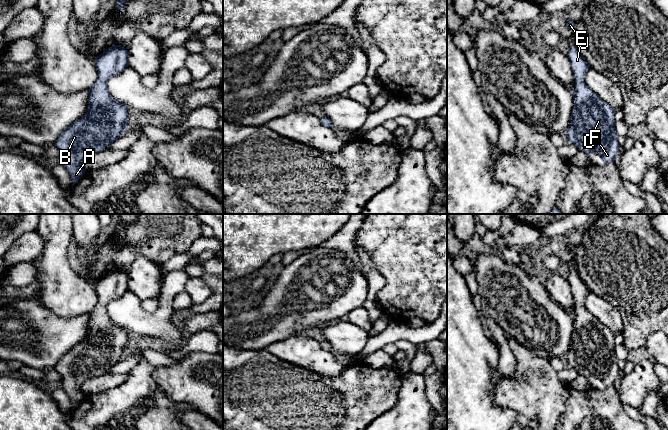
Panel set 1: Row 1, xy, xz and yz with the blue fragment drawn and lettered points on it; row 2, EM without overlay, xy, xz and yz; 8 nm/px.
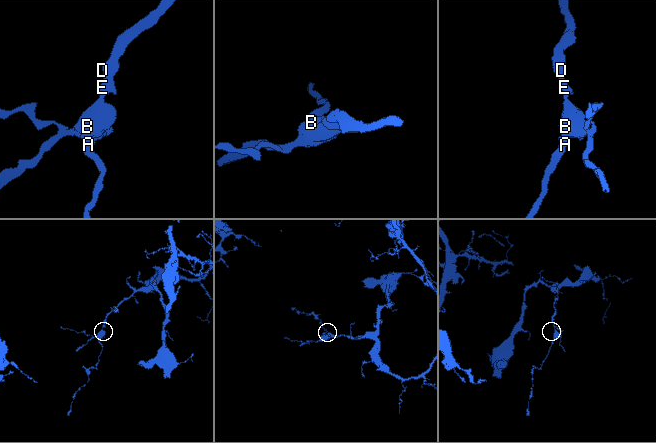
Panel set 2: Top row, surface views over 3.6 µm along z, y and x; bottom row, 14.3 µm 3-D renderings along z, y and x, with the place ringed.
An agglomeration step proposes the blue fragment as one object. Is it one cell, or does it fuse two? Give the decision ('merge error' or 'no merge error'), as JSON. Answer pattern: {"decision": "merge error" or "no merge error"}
{"decision": "no merge error"}

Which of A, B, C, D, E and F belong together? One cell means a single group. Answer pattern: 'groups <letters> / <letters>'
groups A B C D E F

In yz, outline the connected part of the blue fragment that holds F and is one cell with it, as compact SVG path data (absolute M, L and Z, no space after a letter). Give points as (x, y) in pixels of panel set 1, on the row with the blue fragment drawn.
M577 45L569 49L567 56L574 73L575 89L574 107L565 135L579 150L586 147L584 152L589 156L598 151L602 162L613 162L620 147L615 132L615 110L585 84L584 76L590 66Z

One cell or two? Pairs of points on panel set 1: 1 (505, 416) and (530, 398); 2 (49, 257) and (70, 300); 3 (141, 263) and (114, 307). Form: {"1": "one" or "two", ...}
{"1": "two", "2": "one", "3": "two"}

